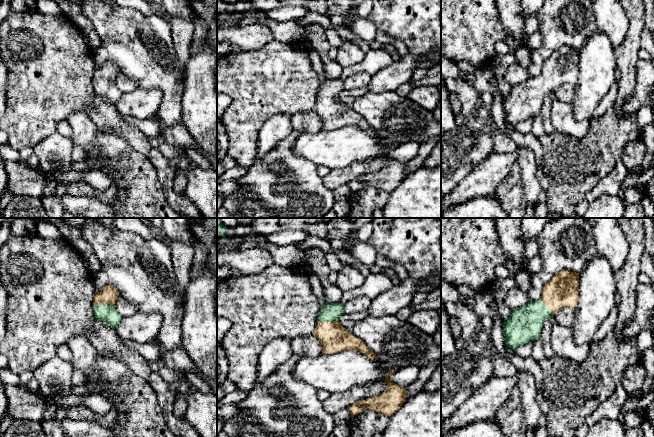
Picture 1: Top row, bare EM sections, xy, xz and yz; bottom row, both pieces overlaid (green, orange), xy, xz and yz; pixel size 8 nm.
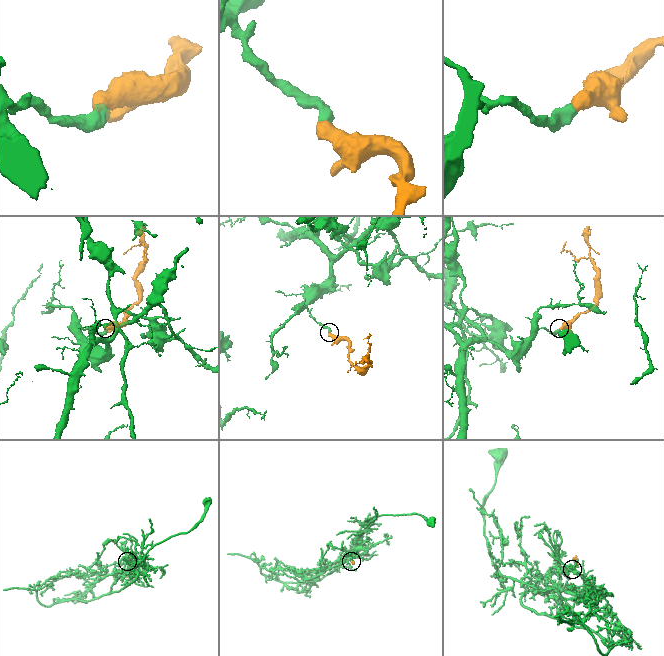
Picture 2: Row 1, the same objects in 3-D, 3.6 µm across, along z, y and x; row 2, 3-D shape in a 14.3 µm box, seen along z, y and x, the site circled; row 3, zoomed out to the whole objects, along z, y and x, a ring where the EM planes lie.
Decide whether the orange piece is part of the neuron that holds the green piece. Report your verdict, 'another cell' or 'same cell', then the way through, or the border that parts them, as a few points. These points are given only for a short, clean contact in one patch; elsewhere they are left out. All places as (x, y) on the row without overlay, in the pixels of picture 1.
same cell; way xy (108, 89), (104, 85), (104, 80), (108, 71)

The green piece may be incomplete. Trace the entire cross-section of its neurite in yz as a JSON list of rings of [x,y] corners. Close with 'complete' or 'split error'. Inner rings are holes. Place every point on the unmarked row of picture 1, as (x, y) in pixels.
[[[569,46],[558,48],[544,61],[543,70],[539,76],[529,77],[520,84],[512,84],[508,96],[502,99],[505,120],[515,126],[529,117],[539,116],[544,98],[564,83],[574,85],[578,80],[578,72],[579,50]]] | split error

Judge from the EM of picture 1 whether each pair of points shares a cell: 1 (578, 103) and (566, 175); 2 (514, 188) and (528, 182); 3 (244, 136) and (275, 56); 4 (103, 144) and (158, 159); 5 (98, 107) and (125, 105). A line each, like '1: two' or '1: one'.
1: two
2: two
3: one
4: two
5: two

